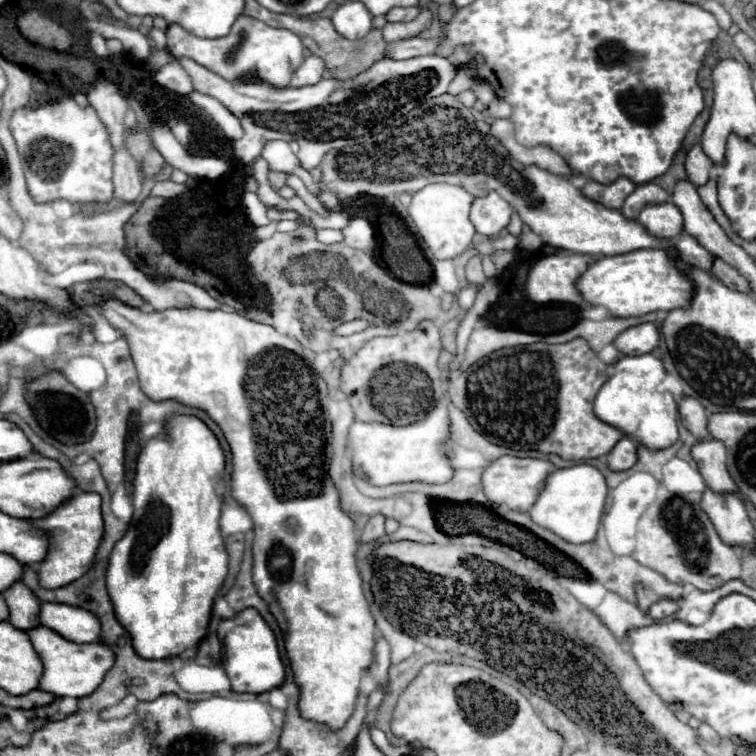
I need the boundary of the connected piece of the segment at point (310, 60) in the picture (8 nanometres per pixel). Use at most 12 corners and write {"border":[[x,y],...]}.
{"border":[[308,56],[290,86],[312,86],[322,80],[322,58]]}

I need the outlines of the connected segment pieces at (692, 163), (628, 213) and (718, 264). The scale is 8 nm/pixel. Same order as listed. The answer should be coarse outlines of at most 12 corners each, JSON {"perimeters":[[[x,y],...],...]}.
{"perimeters":[[[696,144],[686,156],[688,180],[694,186],[708,182],[712,162]],[[654,182],[640,184],[626,198],[622,214],[636,220],[644,206],[664,204],[670,194]],[[716,258],[712,274],[728,288],[752,294],[748,280]]]}

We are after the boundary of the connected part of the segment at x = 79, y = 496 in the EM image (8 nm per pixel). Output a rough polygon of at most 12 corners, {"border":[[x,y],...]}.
{"border":[[76,492],[48,516],[36,570],[62,588],[92,566],[104,532],[98,494]]}

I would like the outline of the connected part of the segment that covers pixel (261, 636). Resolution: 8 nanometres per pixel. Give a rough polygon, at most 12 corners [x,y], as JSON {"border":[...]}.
{"border":[[254,608],[218,622],[234,692],[284,682],[274,632]]}

